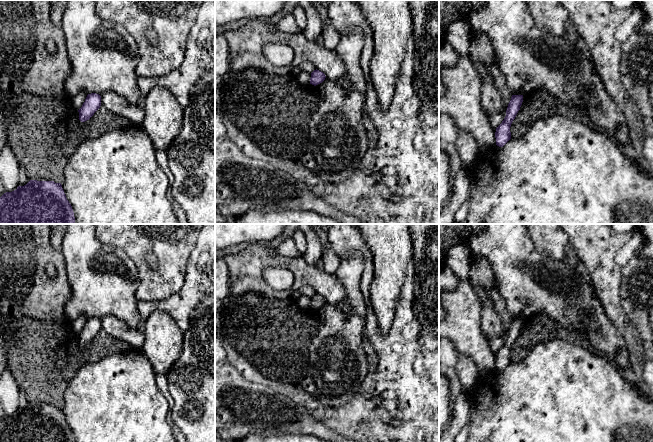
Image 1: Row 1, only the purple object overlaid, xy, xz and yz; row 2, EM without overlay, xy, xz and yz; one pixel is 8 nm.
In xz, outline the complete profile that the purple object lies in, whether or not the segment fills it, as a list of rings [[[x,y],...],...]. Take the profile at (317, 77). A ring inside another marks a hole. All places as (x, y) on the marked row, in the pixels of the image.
[[[316,69],[311,73],[310,84],[316,86],[322,83],[325,80],[325,78],[325,74]]]

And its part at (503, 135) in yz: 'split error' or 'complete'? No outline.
complete

